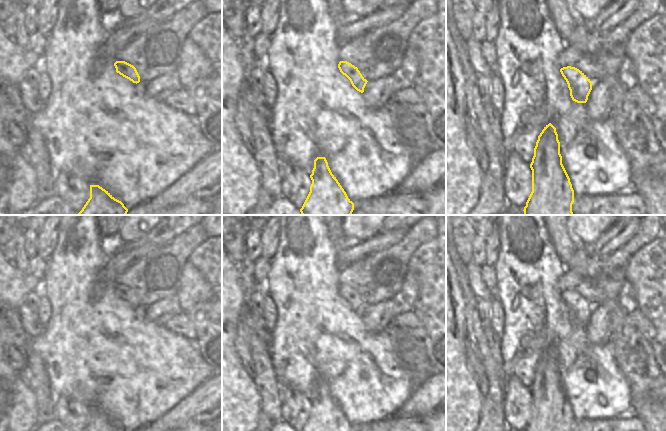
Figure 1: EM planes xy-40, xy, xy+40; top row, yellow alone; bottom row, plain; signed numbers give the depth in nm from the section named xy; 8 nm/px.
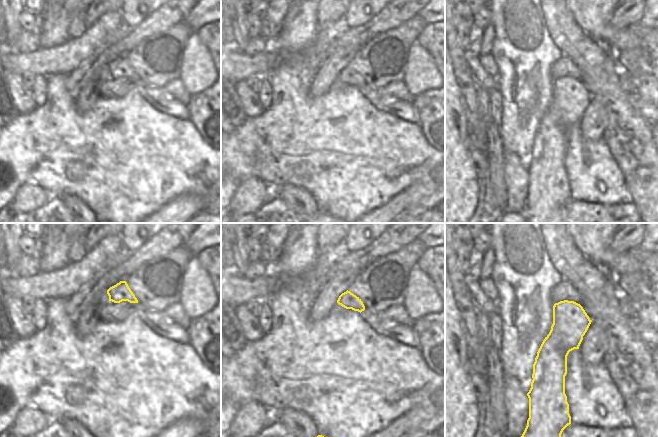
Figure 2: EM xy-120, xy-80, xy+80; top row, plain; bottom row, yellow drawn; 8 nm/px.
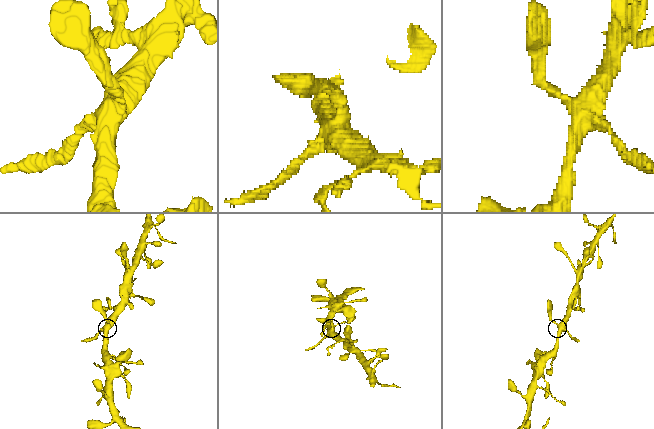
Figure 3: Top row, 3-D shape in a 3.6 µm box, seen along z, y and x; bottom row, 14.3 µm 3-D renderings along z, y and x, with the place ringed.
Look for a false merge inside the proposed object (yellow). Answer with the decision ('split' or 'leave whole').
leave whole

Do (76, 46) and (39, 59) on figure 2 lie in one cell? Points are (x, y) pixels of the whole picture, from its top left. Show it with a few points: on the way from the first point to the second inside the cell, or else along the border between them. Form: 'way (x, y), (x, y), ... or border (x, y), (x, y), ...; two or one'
way (67, 55), (63, 59), (48, 59); one

